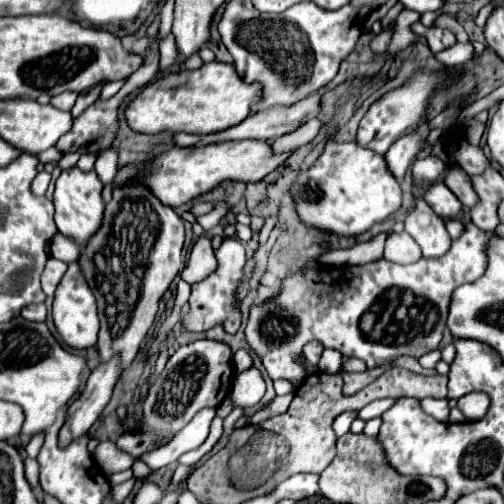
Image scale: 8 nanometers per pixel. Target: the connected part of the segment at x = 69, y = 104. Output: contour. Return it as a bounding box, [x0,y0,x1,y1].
[50,93,76,111]

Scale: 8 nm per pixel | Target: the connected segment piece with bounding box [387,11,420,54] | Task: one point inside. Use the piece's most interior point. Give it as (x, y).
(404, 37)

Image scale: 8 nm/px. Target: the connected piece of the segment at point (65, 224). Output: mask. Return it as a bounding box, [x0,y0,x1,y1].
[54,167,104,247]

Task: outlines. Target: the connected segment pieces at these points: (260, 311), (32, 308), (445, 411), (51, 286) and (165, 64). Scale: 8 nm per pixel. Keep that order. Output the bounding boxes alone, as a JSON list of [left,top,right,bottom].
[[246,223,492,383],[22,303,46,321],[420,399,450,421],[42,257,66,297],[158,35,176,73]]

